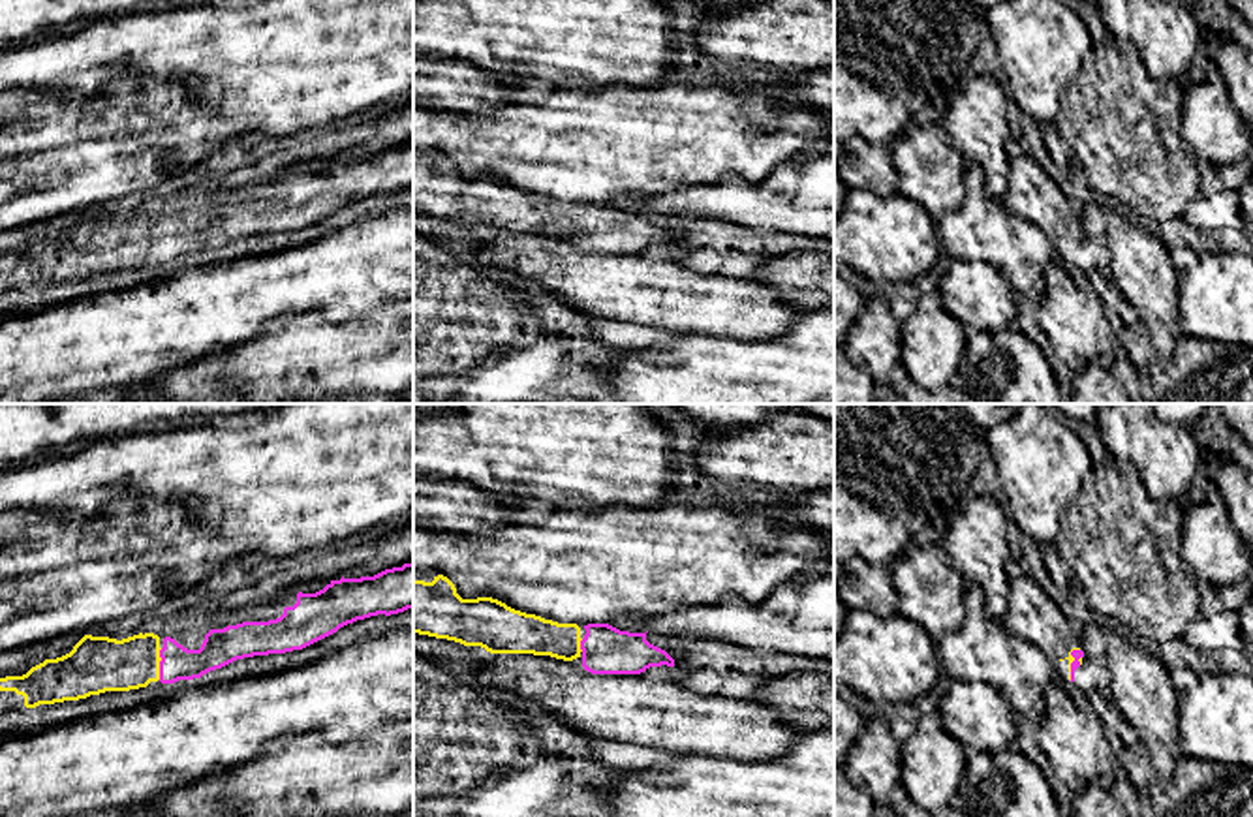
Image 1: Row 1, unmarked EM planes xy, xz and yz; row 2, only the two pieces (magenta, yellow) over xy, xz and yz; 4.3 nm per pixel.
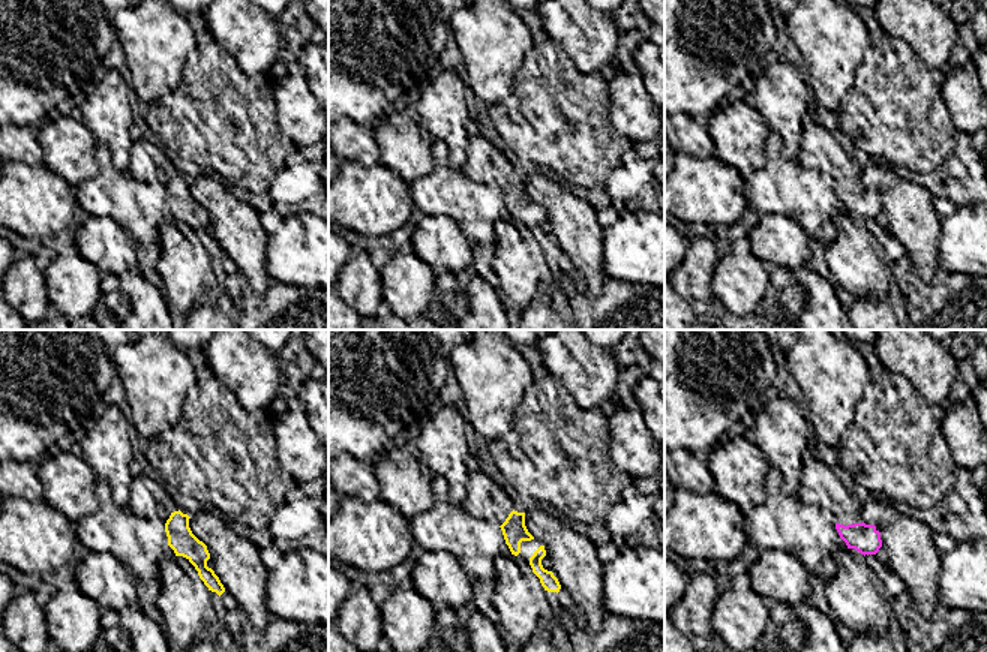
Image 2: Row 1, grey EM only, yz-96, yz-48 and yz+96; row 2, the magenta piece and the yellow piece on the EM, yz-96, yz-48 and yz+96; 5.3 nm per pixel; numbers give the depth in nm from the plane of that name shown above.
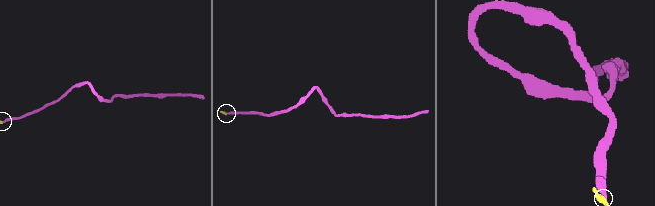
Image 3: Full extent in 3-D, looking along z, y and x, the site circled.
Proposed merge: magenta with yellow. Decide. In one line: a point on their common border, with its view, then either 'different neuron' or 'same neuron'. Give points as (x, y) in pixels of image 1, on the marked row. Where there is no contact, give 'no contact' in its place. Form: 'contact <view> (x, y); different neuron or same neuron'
contact xy (160, 663); same neuron

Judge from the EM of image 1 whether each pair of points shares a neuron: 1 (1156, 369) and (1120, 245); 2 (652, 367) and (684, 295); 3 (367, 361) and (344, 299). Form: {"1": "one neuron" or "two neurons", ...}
{"1": "two neurons", "2": "two neurons", "3": "two neurons"}

